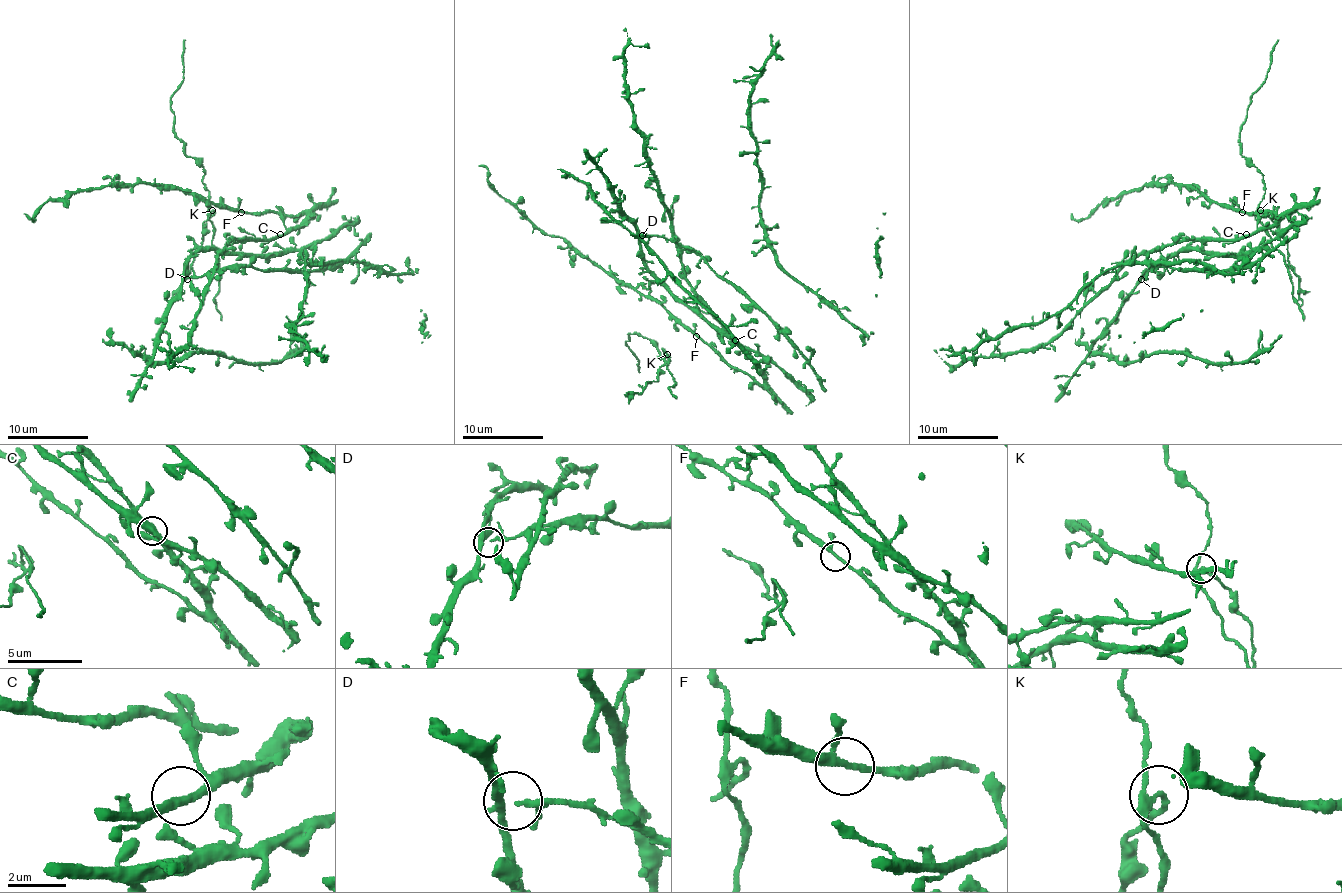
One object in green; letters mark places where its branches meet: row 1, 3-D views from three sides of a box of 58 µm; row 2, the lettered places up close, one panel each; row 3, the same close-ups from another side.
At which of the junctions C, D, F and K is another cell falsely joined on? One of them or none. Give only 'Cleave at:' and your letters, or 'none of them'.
Cleave at: K

